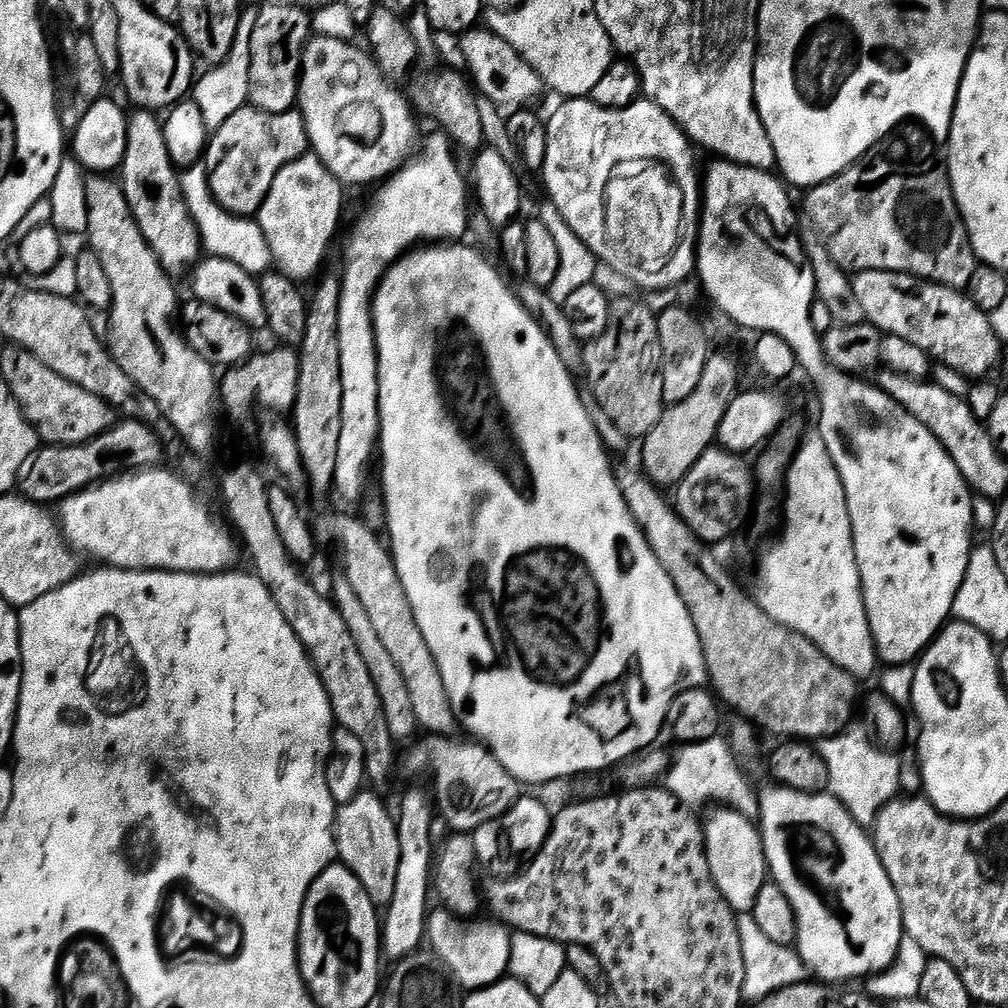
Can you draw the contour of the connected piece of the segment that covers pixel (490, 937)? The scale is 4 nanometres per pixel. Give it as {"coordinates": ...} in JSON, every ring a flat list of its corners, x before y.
{"coordinates":[[447,910,433,911,428,920,426,940,431,951,452,971,461,989,488,988,509,975,513,933,495,919,461,918]]}

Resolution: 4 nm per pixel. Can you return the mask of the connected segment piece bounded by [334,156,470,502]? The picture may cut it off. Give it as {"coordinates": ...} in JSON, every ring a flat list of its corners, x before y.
{"coordinates":[[432,156,428,164,420,164,419,167,410,168,406,164,399,172,388,177,375,189,376,197,372,200,372,205,361,214,356,220,356,225,352,228,352,233,348,236,348,245,344,248,344,282,342,281,342,291,340,293,340,352,341,352,341,380,342,380,342,433,338,444,338,462,336,462,336,474,334,478,334,490,346,501,354,502,364,490,364,478,368,472,368,464,371,456,375,455,378,448,378,437,380,434,380,363,376,357,376,330,372,327,372,301,376,295,376,289,384,273,400,259,401,256,413,251,417,246,425,242,460,242,465,239,464,235,468,232,468,196,470,200,470,188,464,185,464,180,460,177,460,172,456,167,457,161,444,160,444,156]]}

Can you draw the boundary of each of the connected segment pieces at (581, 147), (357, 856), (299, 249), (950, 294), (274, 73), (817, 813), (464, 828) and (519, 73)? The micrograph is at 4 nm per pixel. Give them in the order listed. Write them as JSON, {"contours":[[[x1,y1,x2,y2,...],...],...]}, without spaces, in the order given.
{"contours":[[[568,98,556,108,552,117,547,117,548,137,546,138,546,162,542,169,544,176,544,188,547,199,552,200,558,206,558,213,562,214,566,225,589,248,599,263,618,270,637,289,645,288,649,294,675,289,675,284,683,280,693,279,696,272,696,245,698,243,698,217,702,211,702,180,696,176,696,164,692,161,694,145,653,100,637,98,633,104,625,108,603,108,598,106,590,98]],[[363,790,348,804,339,805,336,814,336,854,339,863,355,874,377,906,386,906,394,898,398,878,400,843,397,817,388,813,381,797,372,790]],[[315,154,299,156,294,162,284,165,284,169,274,178,270,194,258,213,260,229,272,251,272,259,279,271,297,282,304,282,320,268,336,231,340,228,340,215,344,212,345,185,330,174]],[[886,270,858,272,851,281,865,321,881,333,918,346,918,350,926,353,937,365,952,368,960,378,984,376,995,370,1002,341,988,321,988,313,968,299,963,291]],[[295,3,268,4,256,12,256,25,250,38,250,90,248,104,266,114,291,112,300,94,300,64,304,47,313,31,309,13]],[[771,786,765,792,759,793,760,810,758,813,758,829,760,836,764,840,765,861,768,863,771,883,777,884,786,894,788,904,792,908,794,923,796,926,795,951,798,953,798,959,809,973,813,972,817,981,823,982,828,986,843,985,843,980,860,980,871,978,879,973,884,972,896,961,896,955,900,949,900,943,906,939,904,931,904,919,902,918,902,906,898,902,898,894,894,890,894,882,886,874,886,866,882,866,882,858,876,853,876,845,873,837,866,833,865,825,860,824,838,802,836,797,831,794,821,794,811,796,805,792,795,792,789,788]],[[424,734,424,737,404,756,404,768,416,776,432,772,436,783,434,804,448,824,460,834,471,834,478,826,491,820,497,820,506,814,521,799,522,788,502,762,494,758,483,744,455,744,452,738,444,734]],[[469,30,459,37,460,55,463,63,468,63,471,83,475,91,490,103,507,110,520,110,531,100,540,96,542,81,538,73,502,38,487,30]]]}

